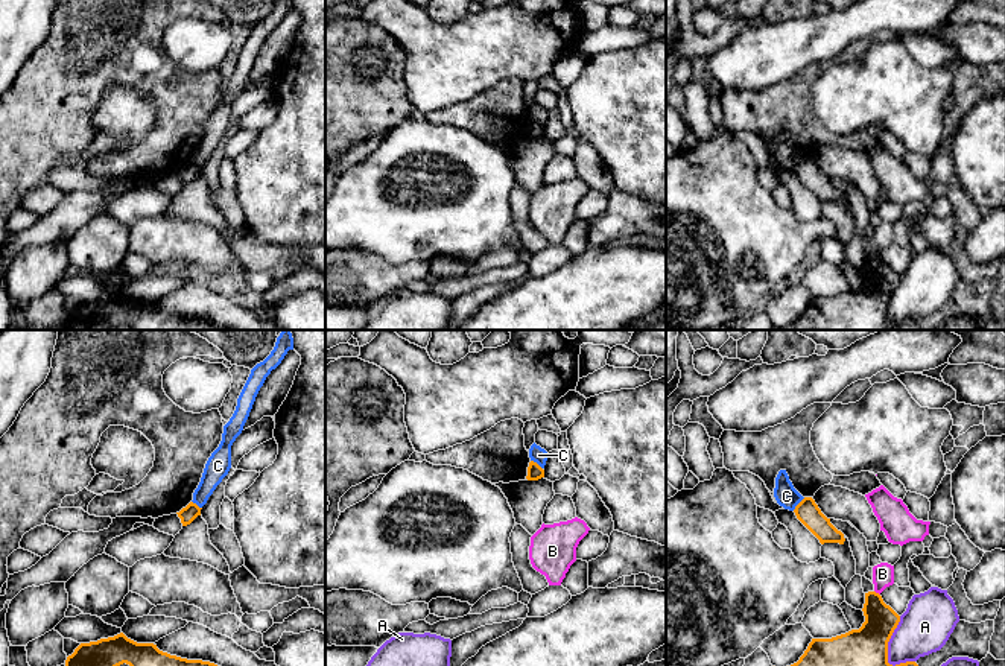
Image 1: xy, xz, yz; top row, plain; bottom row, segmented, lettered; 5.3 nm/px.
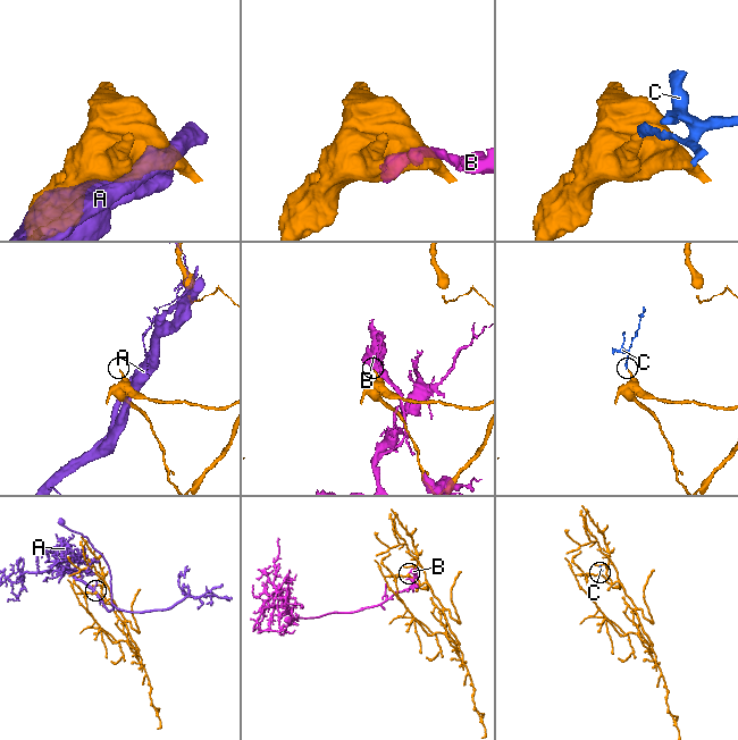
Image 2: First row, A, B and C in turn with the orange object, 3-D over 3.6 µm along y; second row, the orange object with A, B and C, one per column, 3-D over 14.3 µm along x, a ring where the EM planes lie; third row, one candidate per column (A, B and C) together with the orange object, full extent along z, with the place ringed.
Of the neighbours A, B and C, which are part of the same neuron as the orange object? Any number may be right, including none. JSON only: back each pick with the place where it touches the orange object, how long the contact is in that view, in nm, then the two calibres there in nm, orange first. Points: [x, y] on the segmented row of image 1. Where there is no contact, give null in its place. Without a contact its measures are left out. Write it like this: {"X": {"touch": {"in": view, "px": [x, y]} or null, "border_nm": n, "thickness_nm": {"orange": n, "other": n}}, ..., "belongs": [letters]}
{"belongs": []}

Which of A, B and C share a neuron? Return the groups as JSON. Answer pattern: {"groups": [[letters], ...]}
{"groups": [["A"], ["B"], ["C"]]}

